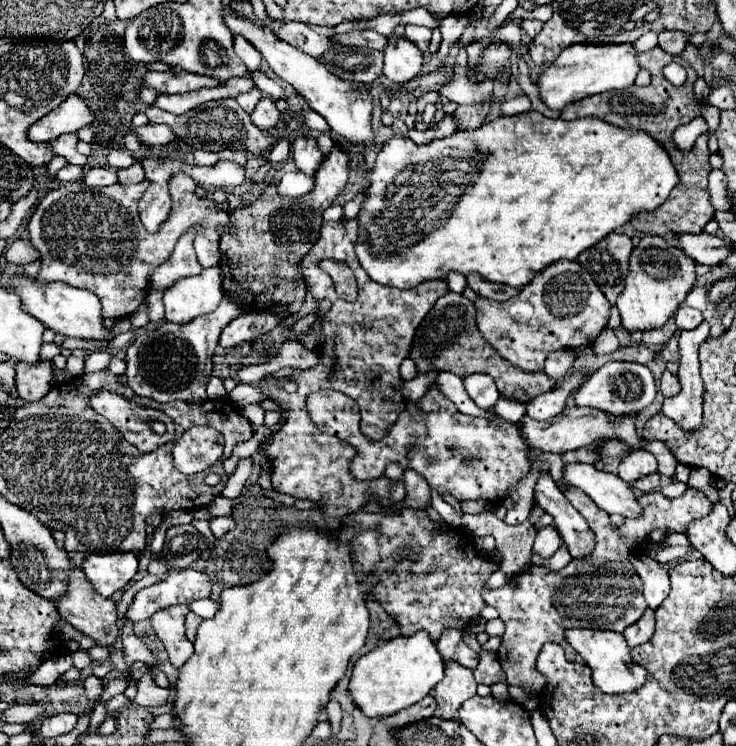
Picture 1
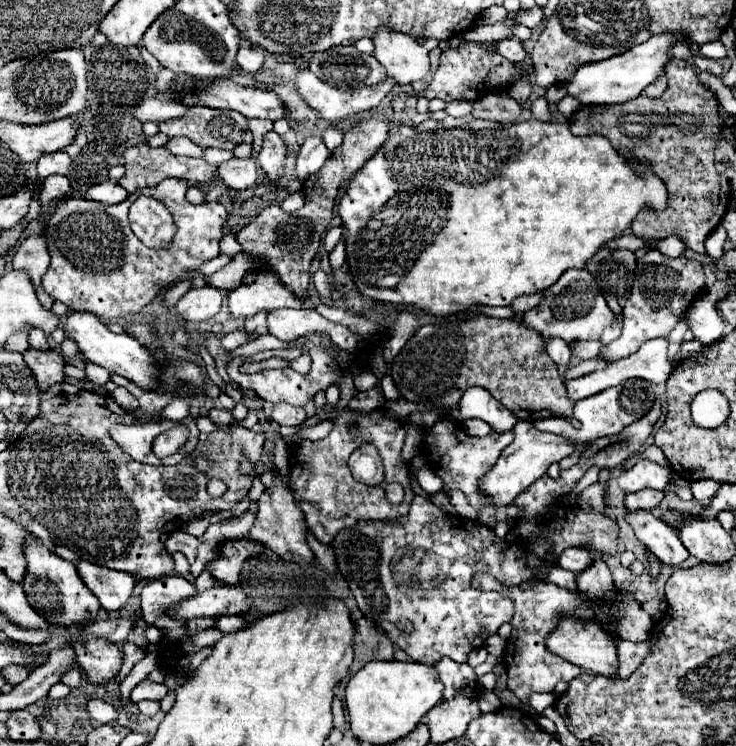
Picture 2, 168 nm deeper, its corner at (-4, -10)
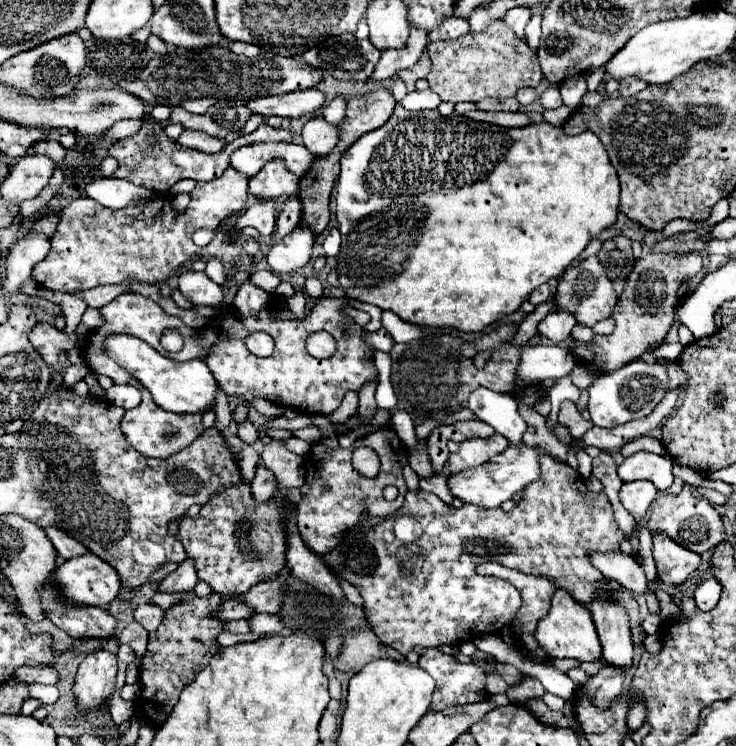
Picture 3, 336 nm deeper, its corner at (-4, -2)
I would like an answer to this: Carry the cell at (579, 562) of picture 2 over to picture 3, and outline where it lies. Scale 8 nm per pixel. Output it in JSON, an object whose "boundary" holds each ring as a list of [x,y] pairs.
{"boundary":[[[593,552],[589,556],[593,566],[609,580],[619,582],[623,588],[635,592],[635,594],[647,594],[649,592],[649,582],[647,576],[641,568],[639,562],[633,560],[631,554],[623,552],[613,552],[613,554],[603,554],[603,552]]]}

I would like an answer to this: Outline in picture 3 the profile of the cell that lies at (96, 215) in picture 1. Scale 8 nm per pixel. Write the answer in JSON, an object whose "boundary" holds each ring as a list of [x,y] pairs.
{"boundary":[[[229,166],[225,174],[211,182],[197,182],[197,188],[191,194],[191,204],[183,214],[177,214],[171,200],[163,196],[151,196],[147,200],[137,200],[121,210],[109,210],[95,202],[93,198],[77,198],[69,206],[61,210],[57,232],[51,238],[51,250],[43,262],[33,268],[33,280],[47,290],[55,292],[73,292],[73,290],[91,290],[95,286],[105,284],[123,284],[123,282],[145,282],[145,284],[161,284],[175,276],[185,262],[197,260],[201,256],[201,248],[191,240],[195,230],[207,228],[217,230],[219,224],[241,212],[247,200],[247,182],[249,178],[239,174]]]}

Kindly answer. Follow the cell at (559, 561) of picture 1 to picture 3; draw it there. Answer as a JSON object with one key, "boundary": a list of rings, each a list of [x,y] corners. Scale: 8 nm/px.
{"boundary":[[[557,590],[553,594],[551,610],[545,618],[541,618],[535,640],[541,644],[541,648],[547,650],[551,658],[575,658],[581,662],[593,662],[601,658],[601,644],[589,608],[581,606],[581,602],[573,602],[573,596],[565,594],[565,590]]]}

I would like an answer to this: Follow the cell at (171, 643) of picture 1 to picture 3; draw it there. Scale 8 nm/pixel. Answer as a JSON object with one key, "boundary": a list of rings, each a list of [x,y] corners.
{"boundary":[[[227,598],[221,602],[217,618],[221,618],[221,622],[229,622],[229,620],[237,620],[237,618],[247,618],[251,616],[253,610],[239,598]]]}

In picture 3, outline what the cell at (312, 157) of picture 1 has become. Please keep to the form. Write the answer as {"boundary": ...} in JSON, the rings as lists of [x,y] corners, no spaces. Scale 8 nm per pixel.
{"boundary":[[[311,118],[303,126],[303,144],[315,156],[327,156],[337,144],[339,128],[325,122],[325,118]]]}

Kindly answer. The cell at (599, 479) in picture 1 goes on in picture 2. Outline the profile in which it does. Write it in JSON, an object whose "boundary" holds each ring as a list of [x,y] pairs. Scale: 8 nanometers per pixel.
{"boundary":[[[627,512],[627,522],[633,526],[637,540],[645,544],[663,564],[679,566],[689,558],[689,552],[681,546],[677,532],[651,512]]]}

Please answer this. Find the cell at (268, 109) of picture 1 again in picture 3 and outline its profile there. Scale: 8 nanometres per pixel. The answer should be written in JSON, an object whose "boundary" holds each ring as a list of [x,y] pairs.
{"boundary":[[[273,158],[267,166],[261,168],[257,176],[249,180],[249,192],[259,198],[279,198],[279,196],[293,196],[299,190],[299,178],[285,170],[285,162],[281,158]]]}

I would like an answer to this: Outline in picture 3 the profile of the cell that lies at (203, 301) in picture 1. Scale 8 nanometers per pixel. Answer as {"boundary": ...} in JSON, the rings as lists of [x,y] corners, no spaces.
{"boundary":[[[183,272],[179,276],[179,290],[193,306],[217,306],[223,298],[221,286],[207,278],[205,272]]]}

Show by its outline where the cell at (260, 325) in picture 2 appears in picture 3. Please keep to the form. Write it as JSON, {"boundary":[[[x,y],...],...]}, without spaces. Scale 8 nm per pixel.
{"boundary":[[[245,280],[245,282],[241,284],[237,296],[235,296],[233,306],[237,308],[239,314],[257,316],[261,310],[265,310],[265,308],[269,306],[269,300],[271,300],[271,296],[269,296],[265,290],[257,288],[257,286],[251,284],[249,280]]]}

